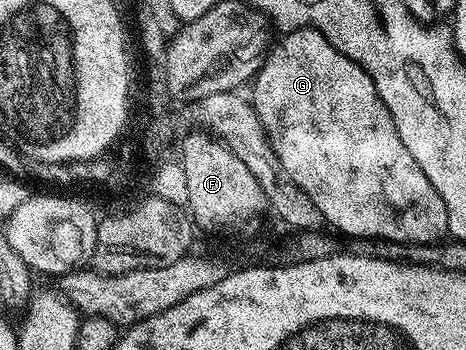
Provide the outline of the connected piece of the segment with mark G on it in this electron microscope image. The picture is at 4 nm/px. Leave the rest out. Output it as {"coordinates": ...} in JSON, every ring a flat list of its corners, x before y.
{"coordinates":[[292,29,284,32,280,37,283,38,280,41,278,38,270,46,269,52,260,64,258,73,253,78,249,100,261,119,273,151,277,151,277,159,281,159,281,167,285,167,285,171,289,171,289,179,293,179,293,183,297,183,297,187,301,187,301,191,305,191,305,195,309,195,309,199,313,199,313,203,317,203,317,211,321,211,324,222,328,226,331,224,332,230,340,229,343,235,403,241,407,245,429,245,438,242,439,236,444,236,447,233,445,203,441,203,441,195,437,195,433,183,429,183,429,179,425,179,425,171,421,171,421,167,417,167,417,159,413,159,413,155,409,155,405,143,401,143,401,135,397,135,397,127,393,127,393,115,389,115,389,107,385,107,385,103,381,103,381,95,377,95,377,87,373,87,373,79,369,79,366,71,357,63,353,63,353,59,341,55,341,51,337,51,337,47,333,47,333,43,329,43,329,39,325,39,325,35,321,35,321,31]]}

